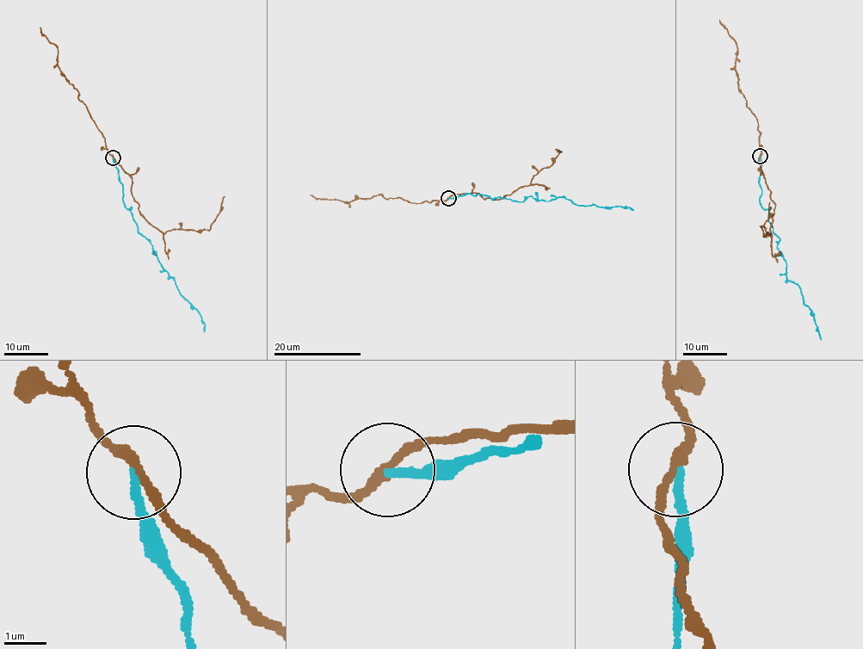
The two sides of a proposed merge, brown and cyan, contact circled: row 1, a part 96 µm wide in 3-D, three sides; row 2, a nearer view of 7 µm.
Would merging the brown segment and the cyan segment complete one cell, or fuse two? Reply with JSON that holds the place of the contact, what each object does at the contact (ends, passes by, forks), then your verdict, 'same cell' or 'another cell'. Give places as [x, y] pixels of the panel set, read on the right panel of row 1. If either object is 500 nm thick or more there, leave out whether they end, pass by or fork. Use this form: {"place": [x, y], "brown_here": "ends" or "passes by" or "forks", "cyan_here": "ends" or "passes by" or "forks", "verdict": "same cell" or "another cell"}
{"place": [760, 156], "brown_here": "passes by", "cyan_here": "ends", "verdict": "another cell"}

